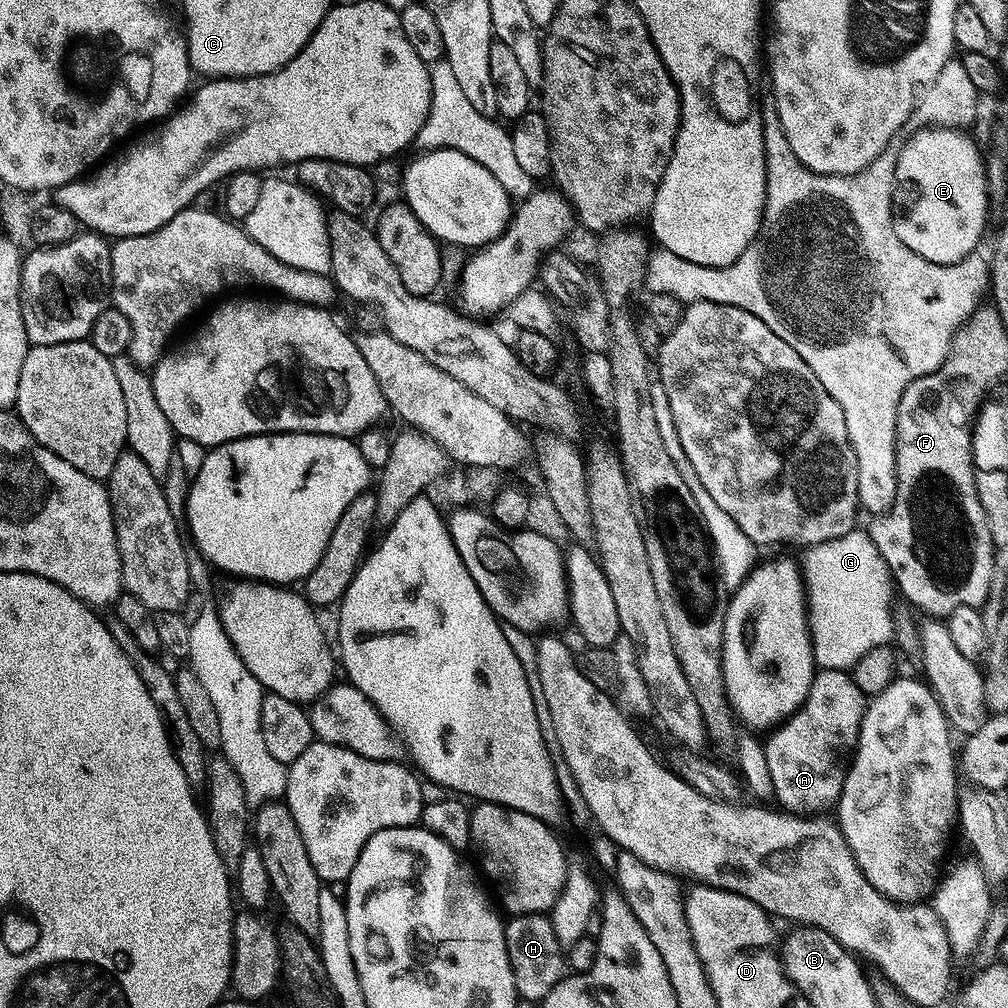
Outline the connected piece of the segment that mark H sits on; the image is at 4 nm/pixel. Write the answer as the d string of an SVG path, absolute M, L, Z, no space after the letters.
M527 912L521 916L512 916L505 923L504 937L517 997L521 1001L544 1000L546 994L550 994L550 990L554 990L554 986L558 986L558 982L566 975L566 950L558 942L551 915Z

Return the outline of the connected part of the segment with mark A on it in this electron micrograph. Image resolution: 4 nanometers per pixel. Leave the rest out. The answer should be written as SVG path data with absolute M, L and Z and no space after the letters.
M820 668L813 675L812 685L808 691L808 696L804 700L804 704L796 711L793 716L788 717L783 724L779 725L771 733L769 740L763 741L764 753L766 754L766 766L770 768L770 782L772 783L772 794L775 803L779 805L783 811L789 814L824 814L827 808L835 809L840 803L840 795L844 789L844 778L848 774L848 765L856 751L856 743L860 737L860 727L862 726L862 718L866 707L866 697L862 690L858 690L858 686L852 680L851 675L843 668Z

